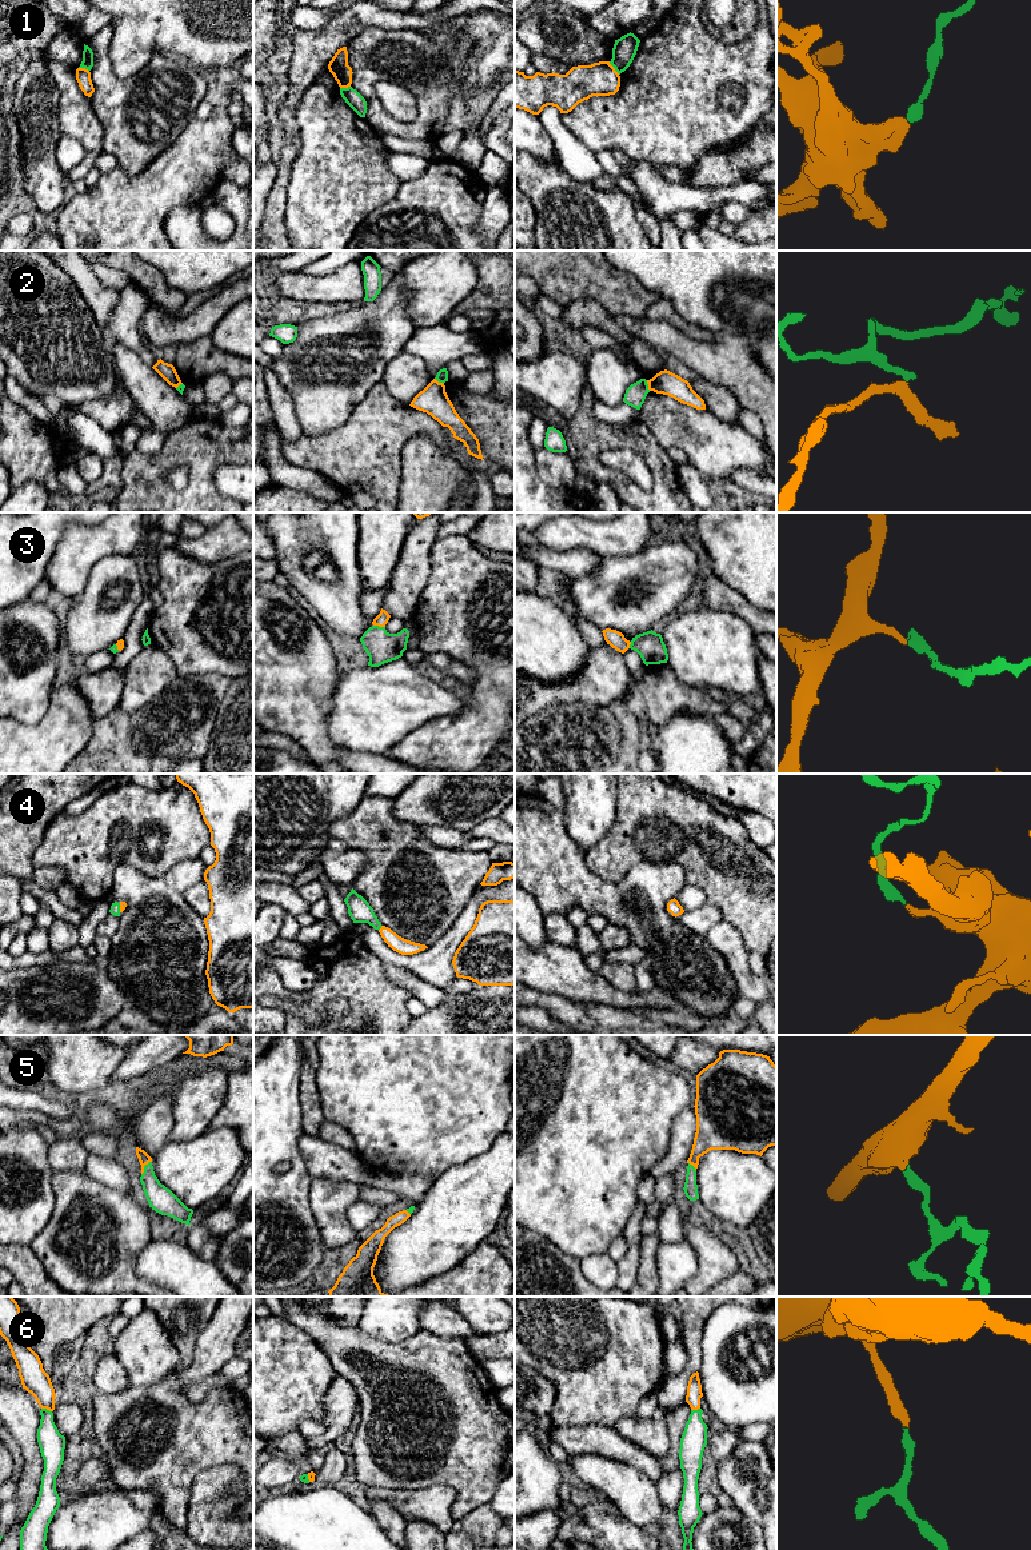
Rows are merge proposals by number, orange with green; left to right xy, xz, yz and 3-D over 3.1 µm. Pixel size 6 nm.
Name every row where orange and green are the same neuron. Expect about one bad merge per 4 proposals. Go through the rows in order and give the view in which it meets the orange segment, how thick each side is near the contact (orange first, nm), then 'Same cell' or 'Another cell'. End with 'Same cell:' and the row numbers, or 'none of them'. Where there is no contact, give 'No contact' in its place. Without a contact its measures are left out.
1: Touches orange in yz. Thickness 200 nm (orange) against 140 nm. Another cell
2: Touches orange in yz. Thickness 140 nm (orange) against 120 nm. Another cell
3: Touches orange in xz. Thickness 80 nm (orange) against 190 nm. Same cell
4: Touches orange in xz. Thickness 100 nm (orange) against 140 nm. Same cell
5: Touches orange in xy. Thickness 70 nm (orange) against 160 nm. Same cell
6: Touches orange in xy. Thickness 160 nm (orange) against 160 nm. Same cell
Same cell: 3, 4, 5, 6

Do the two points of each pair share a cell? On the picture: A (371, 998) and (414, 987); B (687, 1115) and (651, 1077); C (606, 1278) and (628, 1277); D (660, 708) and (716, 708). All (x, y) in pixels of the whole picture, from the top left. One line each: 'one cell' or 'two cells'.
A: two cells
B: two cells
C: two cells
D: one cell

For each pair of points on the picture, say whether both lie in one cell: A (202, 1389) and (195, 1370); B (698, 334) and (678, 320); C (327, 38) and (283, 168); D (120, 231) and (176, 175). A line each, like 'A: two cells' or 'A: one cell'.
A: two cells
B: one cell
C: one cell
D: one cell

